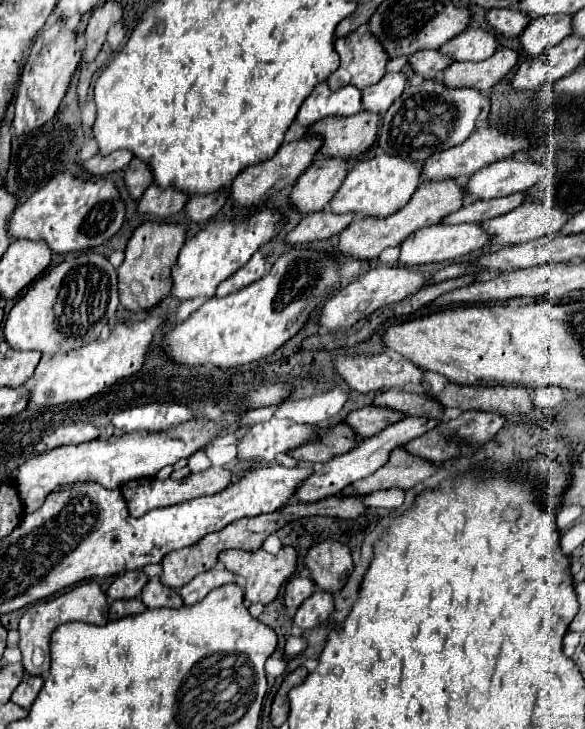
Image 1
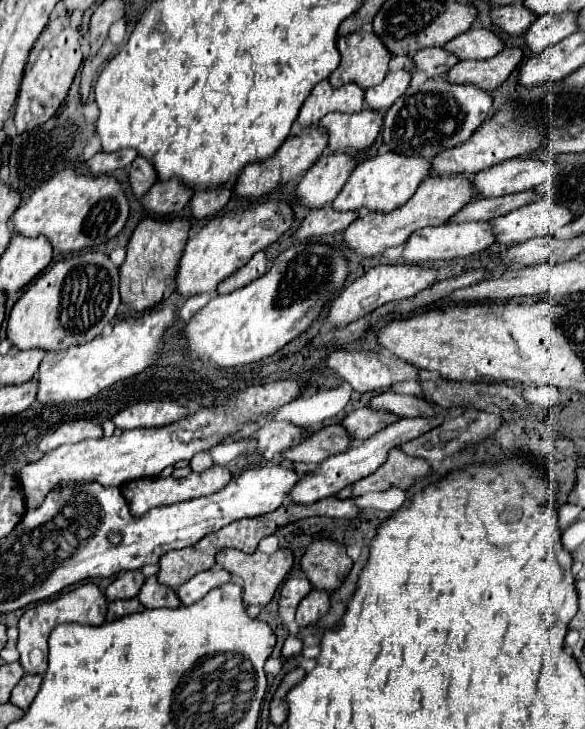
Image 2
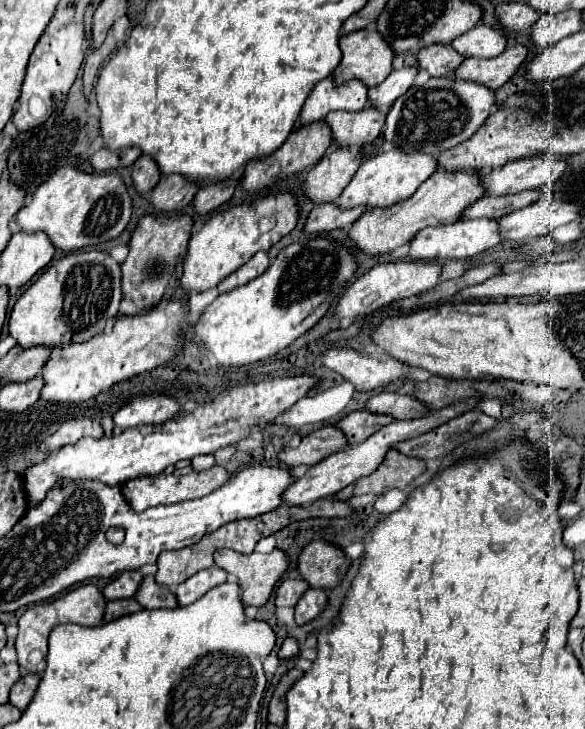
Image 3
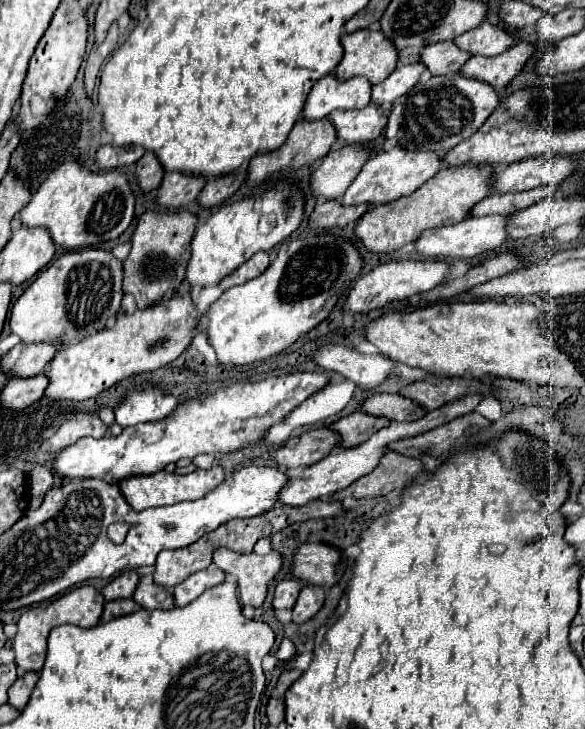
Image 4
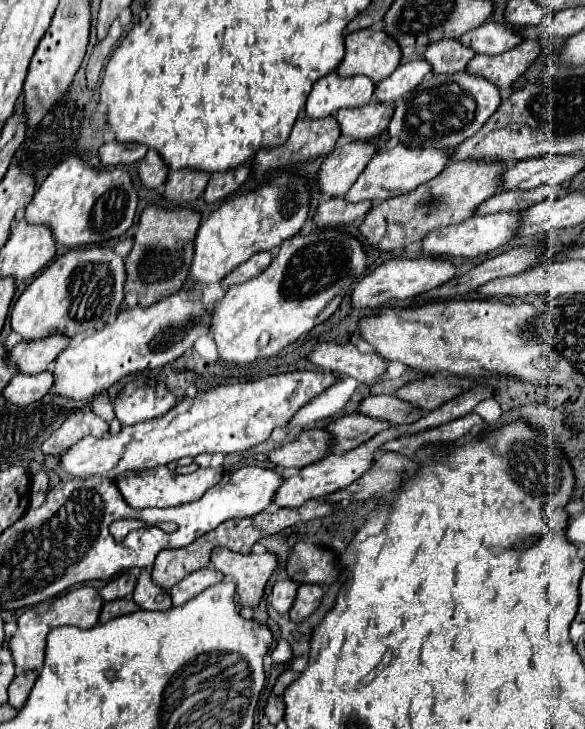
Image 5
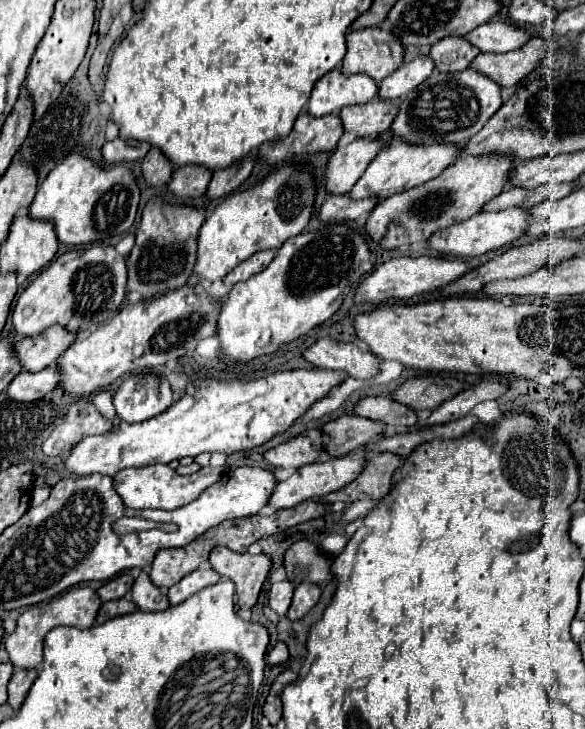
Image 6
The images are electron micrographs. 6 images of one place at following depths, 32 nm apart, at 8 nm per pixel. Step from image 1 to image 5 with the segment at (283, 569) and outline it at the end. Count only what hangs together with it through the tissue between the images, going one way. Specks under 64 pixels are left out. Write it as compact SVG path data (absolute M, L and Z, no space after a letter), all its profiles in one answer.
M214 548L212 552L212 564L226 576L232 576L236 580L236 592L238 592L238 602L242 606L252 606L256 608L264 596L264 588L266 588L266 582L270 580L270 576L276 572L278 568L278 556L272 554L272 552L266 552L262 556L258 554L238 554L238 552L232 552L228 548Z

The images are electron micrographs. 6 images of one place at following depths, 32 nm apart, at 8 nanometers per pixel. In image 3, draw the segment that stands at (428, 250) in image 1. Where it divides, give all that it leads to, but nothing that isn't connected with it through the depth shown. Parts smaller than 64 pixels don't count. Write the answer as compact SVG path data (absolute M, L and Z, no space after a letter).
M466 220L436 228L424 228L410 240L408 258L410 262L432 262L432 260L452 260L452 258L468 258L480 254L488 248L494 248L500 242L496 220Z

